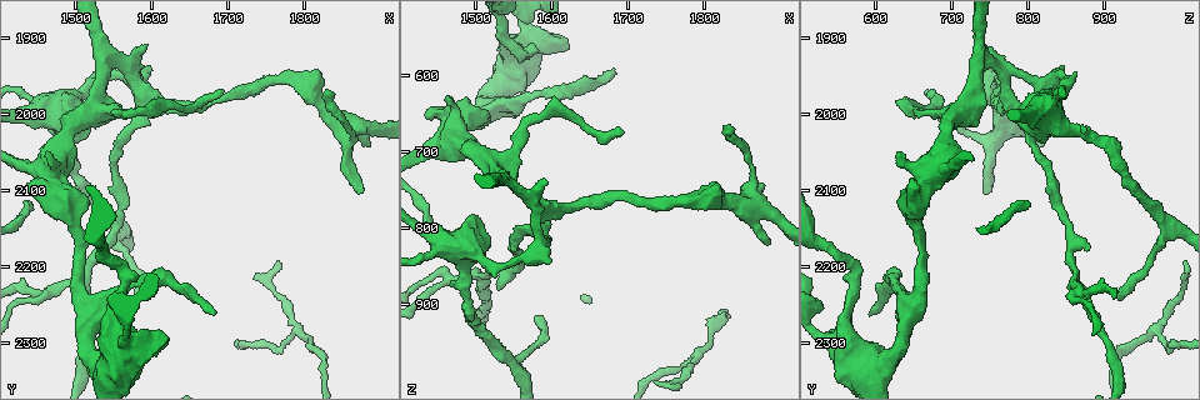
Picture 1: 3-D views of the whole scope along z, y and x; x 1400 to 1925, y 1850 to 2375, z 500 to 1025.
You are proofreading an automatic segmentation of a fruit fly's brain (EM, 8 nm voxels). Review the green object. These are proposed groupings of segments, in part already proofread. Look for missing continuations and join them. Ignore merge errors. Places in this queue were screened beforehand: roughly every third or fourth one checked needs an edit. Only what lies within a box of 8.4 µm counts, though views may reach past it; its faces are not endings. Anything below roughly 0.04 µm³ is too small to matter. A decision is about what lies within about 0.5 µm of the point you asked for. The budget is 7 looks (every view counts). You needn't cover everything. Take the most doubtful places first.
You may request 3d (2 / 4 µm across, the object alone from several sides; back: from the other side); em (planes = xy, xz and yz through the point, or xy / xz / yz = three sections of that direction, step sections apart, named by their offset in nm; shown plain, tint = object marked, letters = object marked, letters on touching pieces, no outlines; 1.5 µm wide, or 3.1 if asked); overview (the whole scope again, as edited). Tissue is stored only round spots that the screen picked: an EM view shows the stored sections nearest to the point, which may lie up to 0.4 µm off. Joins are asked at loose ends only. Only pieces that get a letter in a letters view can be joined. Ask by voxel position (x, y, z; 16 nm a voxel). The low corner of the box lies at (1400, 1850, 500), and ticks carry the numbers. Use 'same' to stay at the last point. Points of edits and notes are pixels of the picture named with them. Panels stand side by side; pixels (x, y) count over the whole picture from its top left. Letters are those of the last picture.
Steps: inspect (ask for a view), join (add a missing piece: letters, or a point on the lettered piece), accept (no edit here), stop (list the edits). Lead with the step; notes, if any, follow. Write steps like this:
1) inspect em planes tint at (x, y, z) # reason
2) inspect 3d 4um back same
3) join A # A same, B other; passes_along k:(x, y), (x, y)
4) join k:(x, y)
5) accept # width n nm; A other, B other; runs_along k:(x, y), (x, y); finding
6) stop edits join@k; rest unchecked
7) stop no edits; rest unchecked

inspect 3d 2um at (1885, 2040, 815) # branch stops here

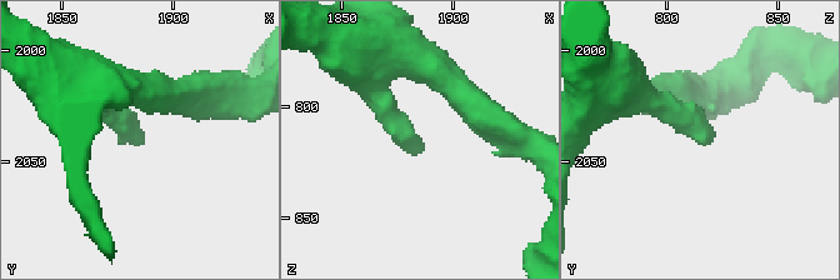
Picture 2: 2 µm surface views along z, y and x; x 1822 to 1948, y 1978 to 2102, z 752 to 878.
inspect em yz step 8 tint at (1887, 2040, 817) # now the EM

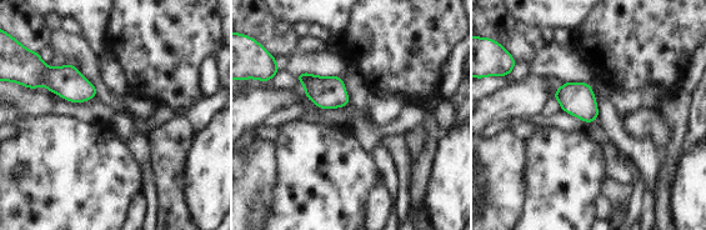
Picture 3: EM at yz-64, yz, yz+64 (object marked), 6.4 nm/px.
inspect em planes letters same

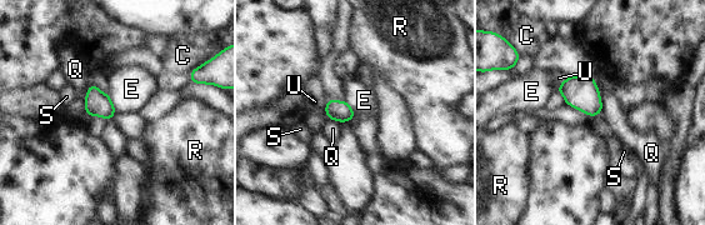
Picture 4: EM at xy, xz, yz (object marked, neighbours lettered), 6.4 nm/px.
accept # width 130 nm; longest_contact Q 160 nm; C other, E other, Q other, R other, S other, U other; none of them fits

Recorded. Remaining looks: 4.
inspect em planes letters at (1680, 2260, 590) # end of a long branch

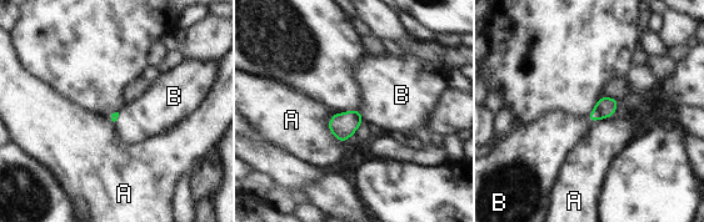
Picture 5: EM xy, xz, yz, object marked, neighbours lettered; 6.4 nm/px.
accept # A other, B other; border 5:(358, 110), (364, 120); none of them fits

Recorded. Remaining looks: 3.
inspect em xz step 8 letters at (1460, 2050, 630) # an open end

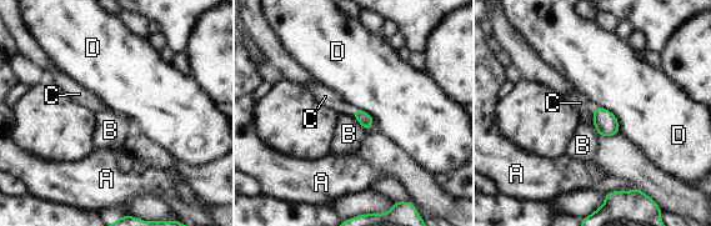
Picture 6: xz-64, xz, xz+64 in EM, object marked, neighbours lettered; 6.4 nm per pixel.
inspect em planes letters same # another direction

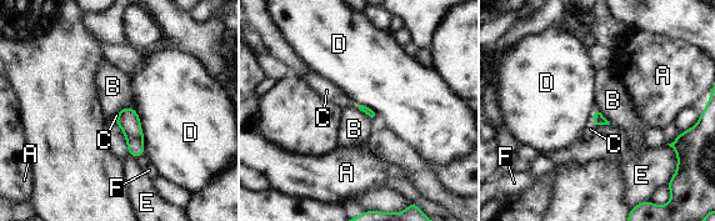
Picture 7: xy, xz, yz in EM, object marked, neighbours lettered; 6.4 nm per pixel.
join C # A other, B other, C same, D other, E other, F other; passes_along 7:(598, 119), (593, 119), (590, 129); it goes on there

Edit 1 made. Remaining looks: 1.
stop edits join@7; rest unchecked

